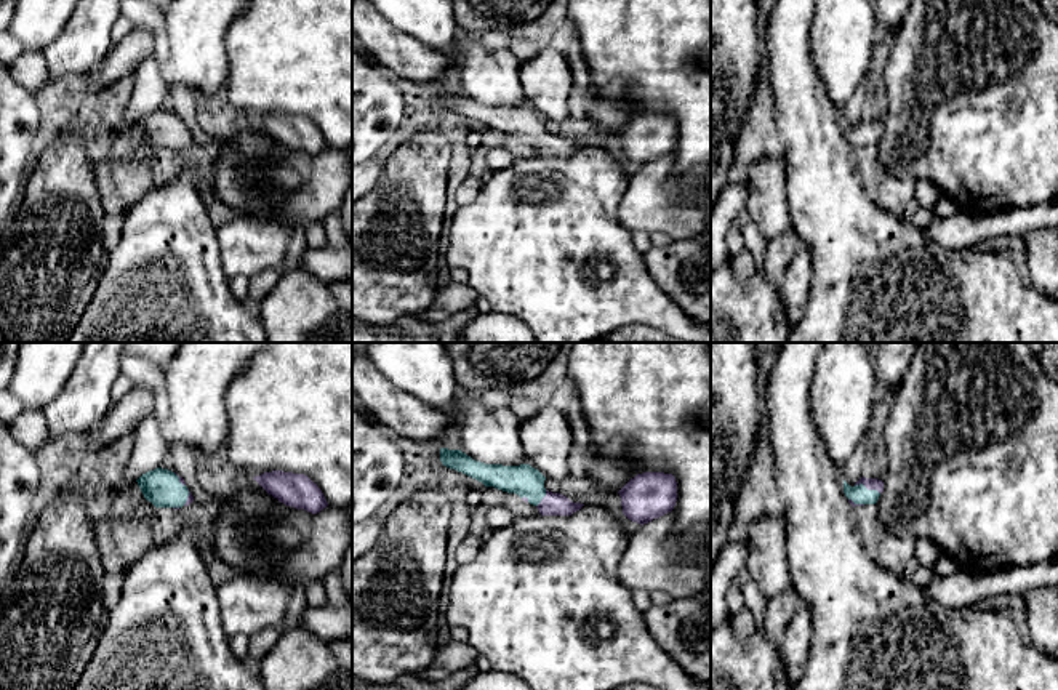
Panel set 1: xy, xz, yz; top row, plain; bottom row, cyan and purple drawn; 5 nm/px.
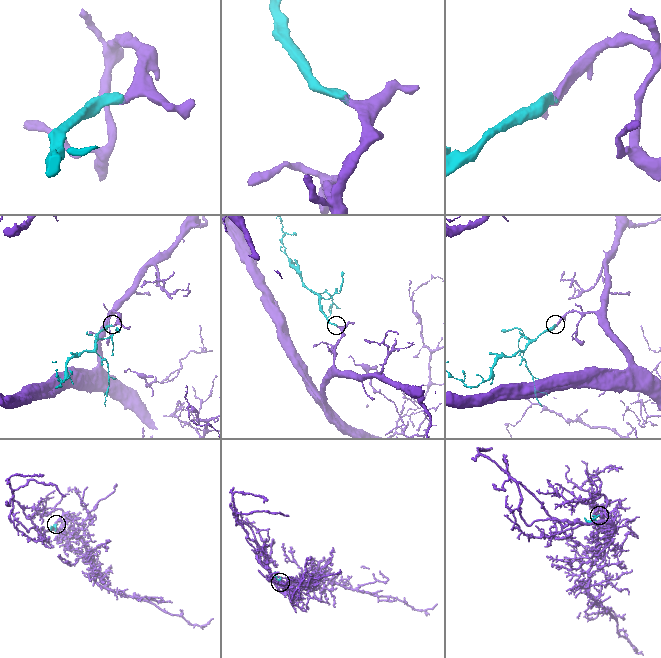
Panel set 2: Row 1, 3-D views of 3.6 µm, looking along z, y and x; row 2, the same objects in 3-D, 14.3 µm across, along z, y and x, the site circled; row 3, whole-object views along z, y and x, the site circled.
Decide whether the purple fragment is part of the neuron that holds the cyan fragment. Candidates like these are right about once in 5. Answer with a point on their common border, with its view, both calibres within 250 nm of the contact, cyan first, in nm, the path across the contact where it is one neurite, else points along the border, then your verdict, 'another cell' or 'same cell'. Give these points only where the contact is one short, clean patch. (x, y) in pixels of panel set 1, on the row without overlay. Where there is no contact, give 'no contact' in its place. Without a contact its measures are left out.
contact yz (866, 130); calibres 100 and 60 nm; way yz (860, 136), (866, 130), (871, 125); same cell

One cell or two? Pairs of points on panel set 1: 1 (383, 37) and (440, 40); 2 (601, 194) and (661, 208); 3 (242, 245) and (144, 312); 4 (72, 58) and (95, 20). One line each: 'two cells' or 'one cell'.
1: two cells
2: two cells
3: two cells
4: one cell

